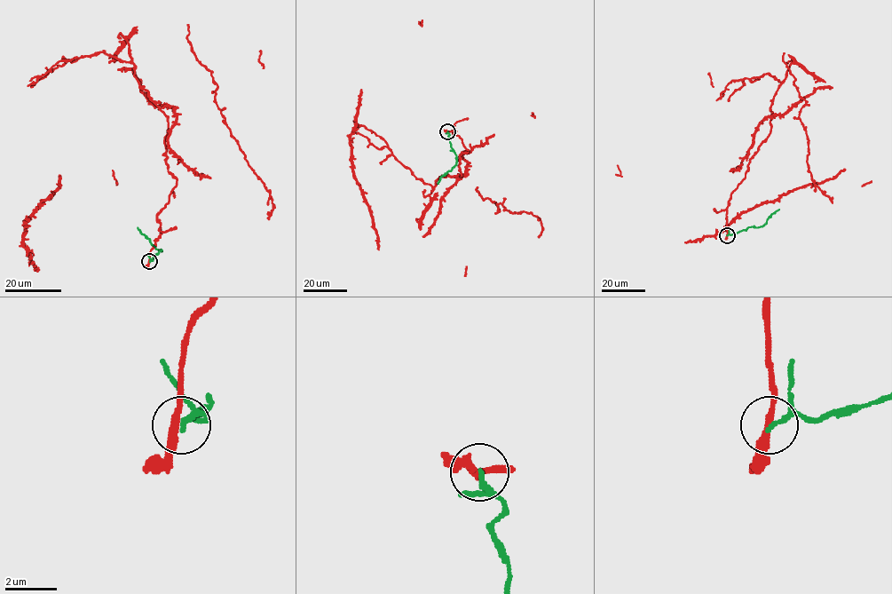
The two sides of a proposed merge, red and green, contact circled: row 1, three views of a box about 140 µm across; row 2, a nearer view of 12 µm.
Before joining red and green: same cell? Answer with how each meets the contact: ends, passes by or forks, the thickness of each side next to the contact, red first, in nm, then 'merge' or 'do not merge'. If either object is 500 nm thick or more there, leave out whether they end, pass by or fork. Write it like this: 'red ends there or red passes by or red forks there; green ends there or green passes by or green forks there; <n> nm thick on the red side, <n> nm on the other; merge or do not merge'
red passes by; green ends there; 280 nm thick on the red side, 200 nm on the other; do not merge

